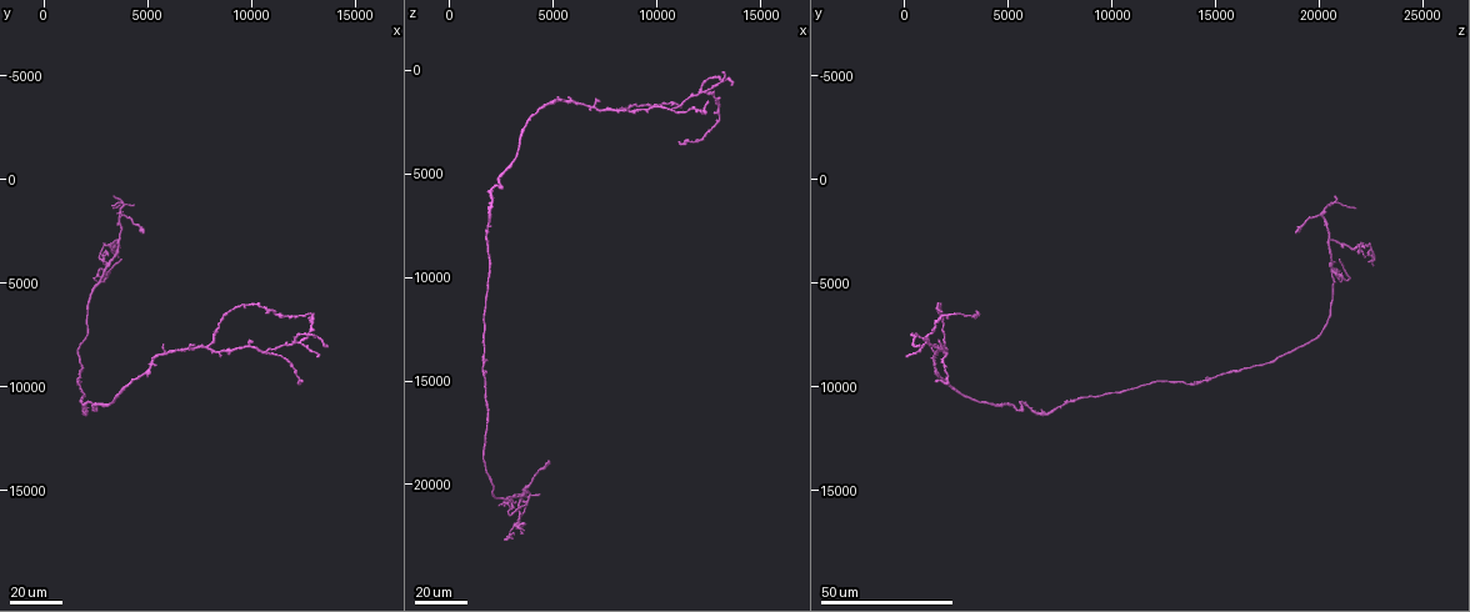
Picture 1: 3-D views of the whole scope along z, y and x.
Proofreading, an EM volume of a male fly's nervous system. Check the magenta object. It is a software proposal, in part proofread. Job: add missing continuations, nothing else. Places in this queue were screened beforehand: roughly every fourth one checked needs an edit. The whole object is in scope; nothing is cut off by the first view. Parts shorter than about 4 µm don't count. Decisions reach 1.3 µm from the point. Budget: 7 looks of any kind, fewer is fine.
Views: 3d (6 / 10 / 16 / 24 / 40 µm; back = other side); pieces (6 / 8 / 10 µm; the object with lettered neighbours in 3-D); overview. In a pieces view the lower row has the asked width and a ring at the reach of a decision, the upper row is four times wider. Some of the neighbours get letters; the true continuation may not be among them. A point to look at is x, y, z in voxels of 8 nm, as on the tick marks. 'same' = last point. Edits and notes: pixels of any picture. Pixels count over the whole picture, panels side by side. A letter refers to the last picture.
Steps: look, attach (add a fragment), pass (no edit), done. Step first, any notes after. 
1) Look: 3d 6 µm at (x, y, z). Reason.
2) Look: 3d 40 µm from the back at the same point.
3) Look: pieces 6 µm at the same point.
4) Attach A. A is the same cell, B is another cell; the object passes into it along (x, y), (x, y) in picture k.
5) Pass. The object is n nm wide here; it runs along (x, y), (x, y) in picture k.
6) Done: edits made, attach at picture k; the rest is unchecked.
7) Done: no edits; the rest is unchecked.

Look: 3d 40 µm at (12600, 6600, 2000). An open end.

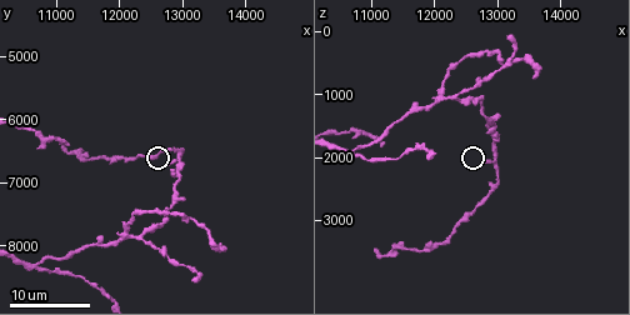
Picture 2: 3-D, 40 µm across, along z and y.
Look: pieces 6 µm at (12800, 6700, 2050).

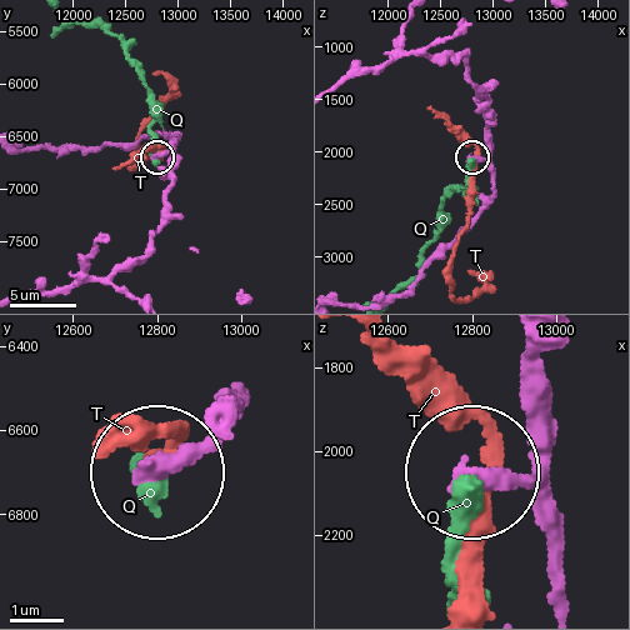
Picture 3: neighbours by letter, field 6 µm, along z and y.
Pass. Q and T are other cells; none of them fits.

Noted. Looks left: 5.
Look: 3d 16 µm at (13200, 8550, 100). Branch stops here.

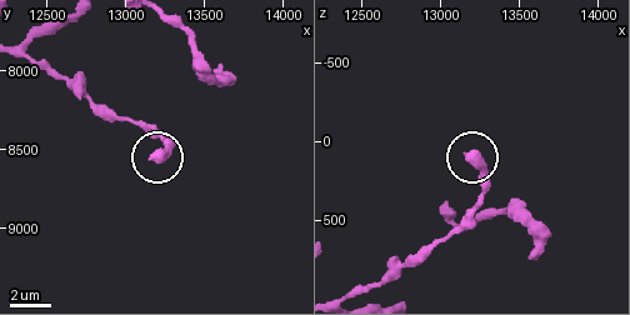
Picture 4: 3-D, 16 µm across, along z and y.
Look: pieces 8 µm at (13180, 8540, 80). See the neighbours.

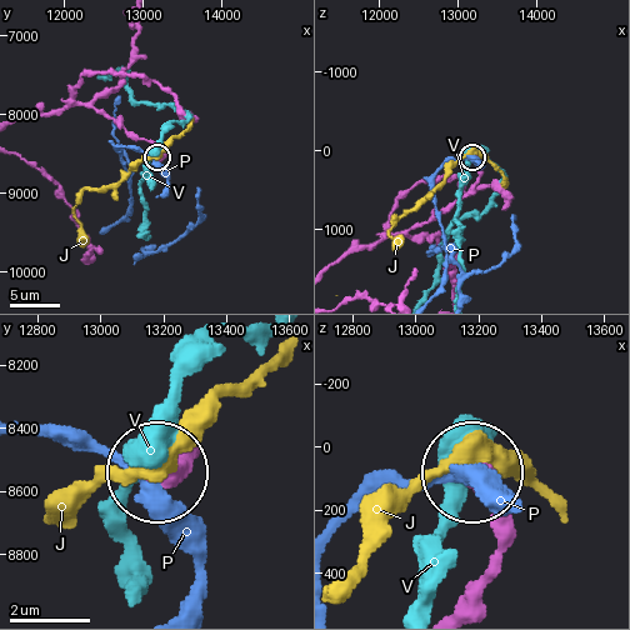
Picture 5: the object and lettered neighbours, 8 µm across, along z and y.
Pass. J, P and V are other cells; none of them fits.

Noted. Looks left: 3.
Look: 3d 40 µm at (3200, 1400, 21700). An open end.

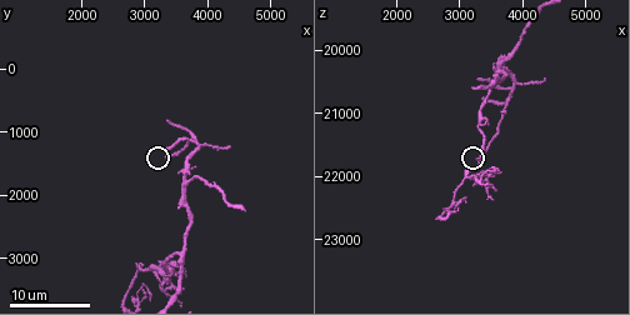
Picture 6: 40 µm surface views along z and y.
Look: 3d 10 µm at the same point.

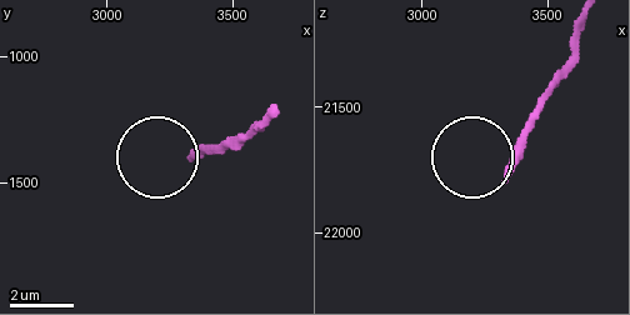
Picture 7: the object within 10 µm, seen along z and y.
Look: pieces 10 µm at (3330, 1400, 21760).

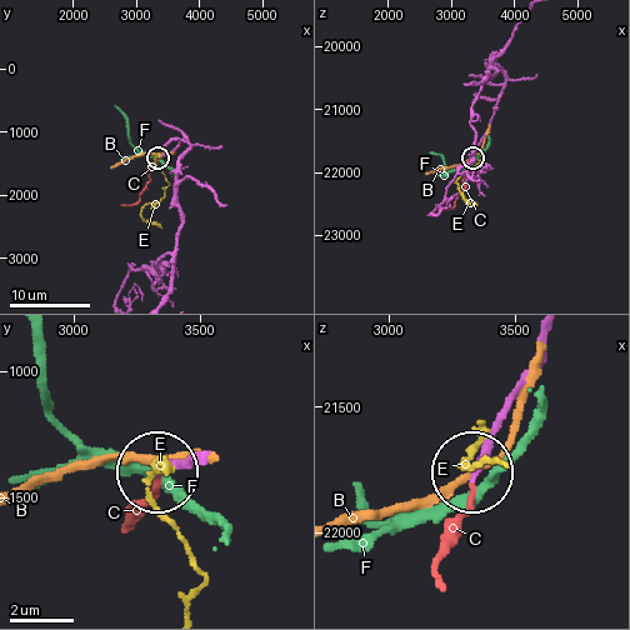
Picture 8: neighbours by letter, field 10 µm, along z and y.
Attach C. C is the same cell, B, E and F are other cells; the object passes into it along (516, 395), (471, 484), (460, 538), (439, 578) in picture 8; the cell continues.

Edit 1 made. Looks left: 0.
Done: edits made, attach at picture 8; the rest is unchecked.

